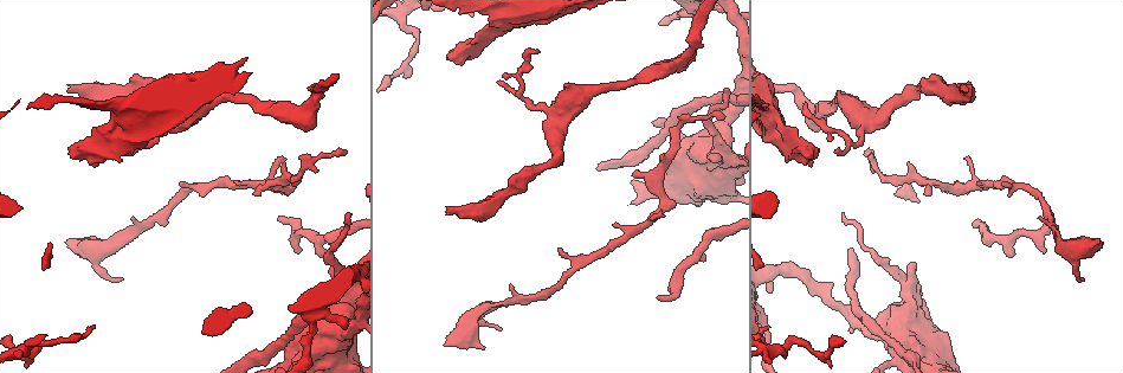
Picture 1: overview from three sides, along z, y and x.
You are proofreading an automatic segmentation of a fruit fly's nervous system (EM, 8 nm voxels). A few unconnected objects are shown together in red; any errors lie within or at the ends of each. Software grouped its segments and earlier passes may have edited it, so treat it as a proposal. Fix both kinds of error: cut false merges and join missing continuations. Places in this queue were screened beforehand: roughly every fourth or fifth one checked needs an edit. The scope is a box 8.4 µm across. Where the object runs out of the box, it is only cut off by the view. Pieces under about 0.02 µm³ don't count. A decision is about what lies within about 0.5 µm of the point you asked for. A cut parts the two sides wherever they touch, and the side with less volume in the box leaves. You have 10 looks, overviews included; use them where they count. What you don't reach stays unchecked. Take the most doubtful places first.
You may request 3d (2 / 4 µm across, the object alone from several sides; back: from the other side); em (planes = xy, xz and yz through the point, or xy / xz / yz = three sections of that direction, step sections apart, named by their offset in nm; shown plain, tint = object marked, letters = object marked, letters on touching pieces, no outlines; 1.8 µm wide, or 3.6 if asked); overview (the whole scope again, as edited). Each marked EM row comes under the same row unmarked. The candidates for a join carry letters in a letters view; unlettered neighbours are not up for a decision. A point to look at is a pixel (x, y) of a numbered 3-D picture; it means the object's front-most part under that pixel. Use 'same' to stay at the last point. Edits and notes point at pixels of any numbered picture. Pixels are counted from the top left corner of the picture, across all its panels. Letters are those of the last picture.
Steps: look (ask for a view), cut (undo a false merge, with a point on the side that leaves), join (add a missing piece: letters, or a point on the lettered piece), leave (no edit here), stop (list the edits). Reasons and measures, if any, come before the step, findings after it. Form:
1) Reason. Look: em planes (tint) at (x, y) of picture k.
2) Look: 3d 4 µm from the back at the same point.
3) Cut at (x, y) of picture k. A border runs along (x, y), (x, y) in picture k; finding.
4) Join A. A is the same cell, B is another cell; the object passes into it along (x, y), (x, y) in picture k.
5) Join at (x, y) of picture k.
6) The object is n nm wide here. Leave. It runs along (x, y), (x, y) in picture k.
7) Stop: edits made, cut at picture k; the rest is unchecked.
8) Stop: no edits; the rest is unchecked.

Free end. Look: em xy step 4 (letters) at (281, 217) of picture 1.

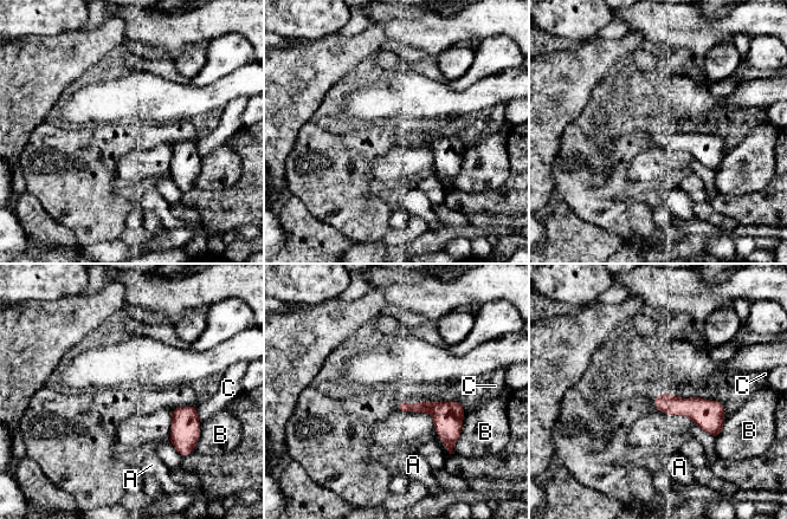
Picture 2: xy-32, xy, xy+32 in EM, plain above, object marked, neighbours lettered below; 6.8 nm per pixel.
The longest contact is with B, 280 nm. Leave. A, B and C are other cells; no lettered piece goes on from it.

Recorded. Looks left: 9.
Free end. Look: 3d 2 µm from the back at (446, 207) of picture 1.

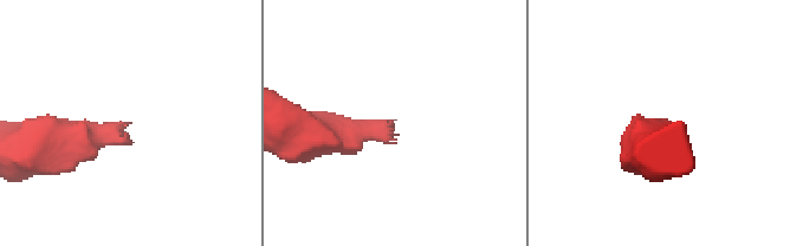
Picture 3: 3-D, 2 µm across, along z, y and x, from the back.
Look: em yz step 4 (letters) at (123, 122) of picture 3.

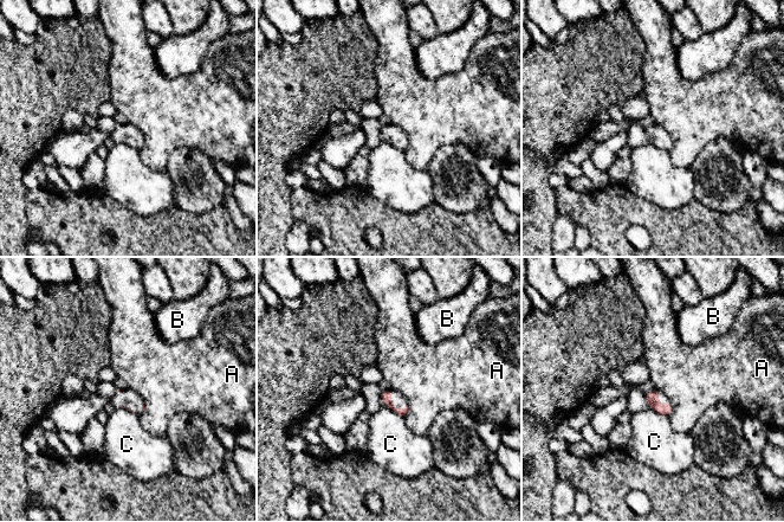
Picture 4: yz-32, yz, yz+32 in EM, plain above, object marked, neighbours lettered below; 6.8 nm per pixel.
Cut it another way. Look: em planes (letters) at the same point.

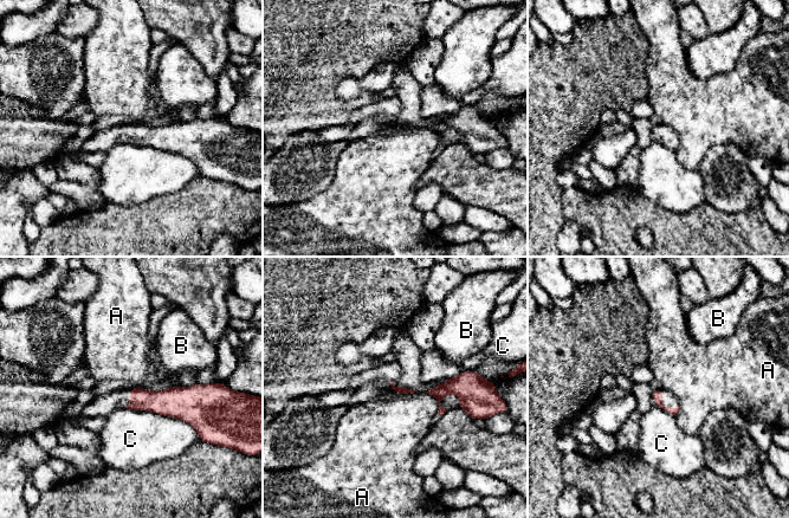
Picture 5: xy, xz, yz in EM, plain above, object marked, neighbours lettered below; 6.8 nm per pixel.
Leave. A, B and C are other cells; a border runs along (425, 392), (437, 400), (438, 413) in picture 5; none of them fits.

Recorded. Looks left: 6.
Calibre changes. Look: 3d 4 µm at (331, 332) of picture 1.

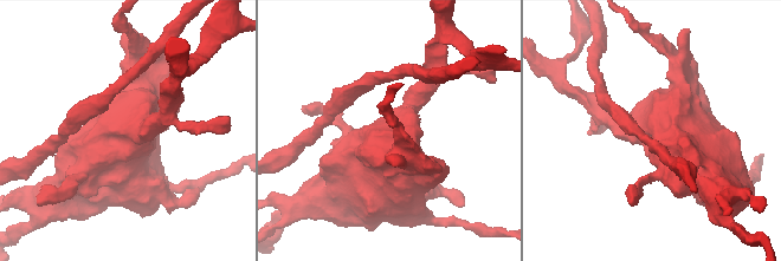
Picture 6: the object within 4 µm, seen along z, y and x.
Need the tissue. Look: em xz step 4 (tint) at (388, 147) of picture 6.

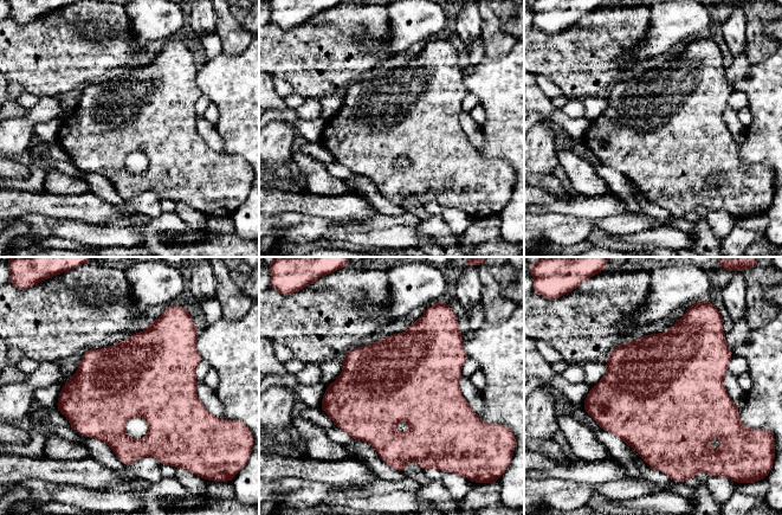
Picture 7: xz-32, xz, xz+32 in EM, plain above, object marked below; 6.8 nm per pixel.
Look: em planes (letters) at the same point.

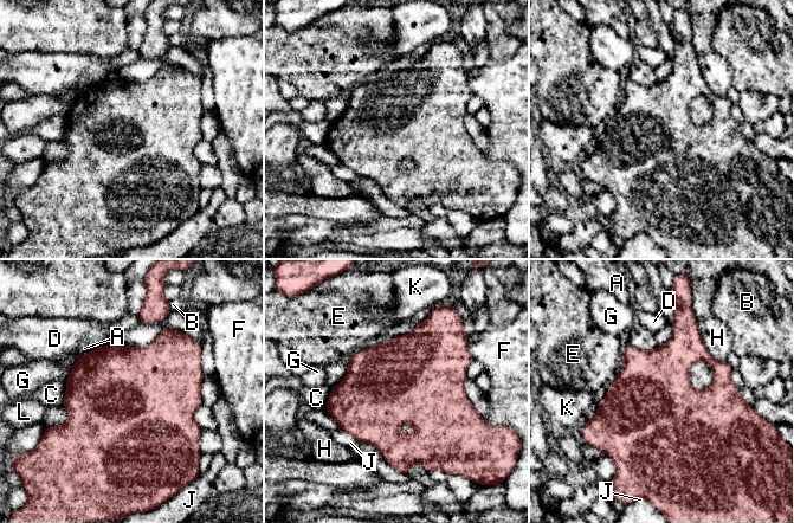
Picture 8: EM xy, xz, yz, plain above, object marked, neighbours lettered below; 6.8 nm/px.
Leave. A, B, C, D, E, F, G, H, J, K and L are other cells; all the same neuron.

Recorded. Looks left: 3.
Look: 3d 2 µm from the back at (540, 52) of picture 1.

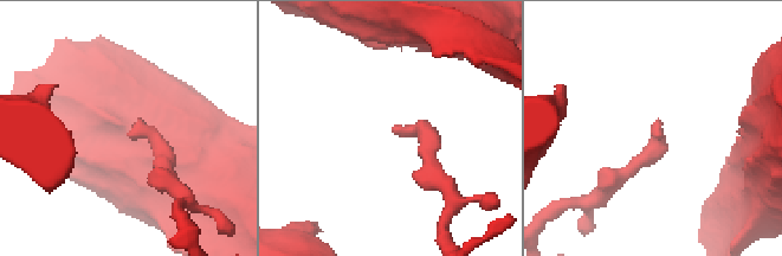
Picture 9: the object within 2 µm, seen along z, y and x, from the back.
Look: em 3.6 µm xy step 8 (tint) at (656, 133) of picture 9.

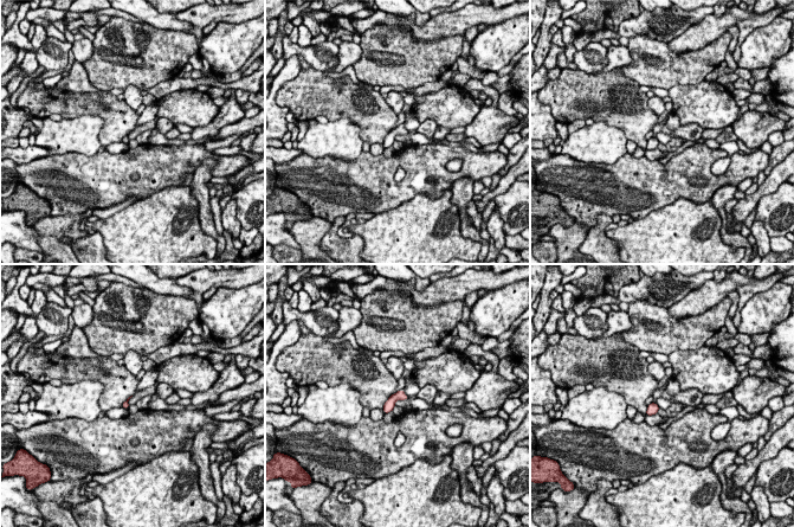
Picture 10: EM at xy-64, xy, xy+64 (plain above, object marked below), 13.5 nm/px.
Another direction. Look: em 3.6 µm planes (letters) at the same point.

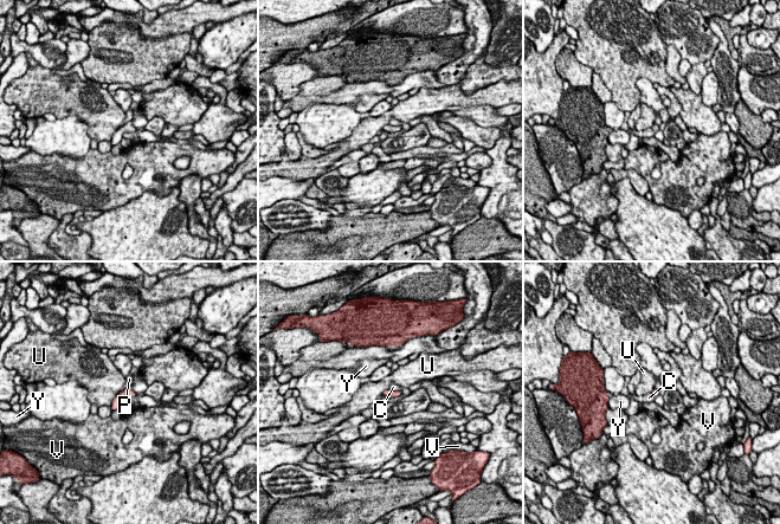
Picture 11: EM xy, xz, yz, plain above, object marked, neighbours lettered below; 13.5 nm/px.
The longest contact is with U, 260 nm. Leave. C, P, U, V and Y are other cells; a border runs along (388, 389), (400, 392) in picture 11; none of them fits.

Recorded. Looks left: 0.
Stop: no edits; the rest is unchecked.

